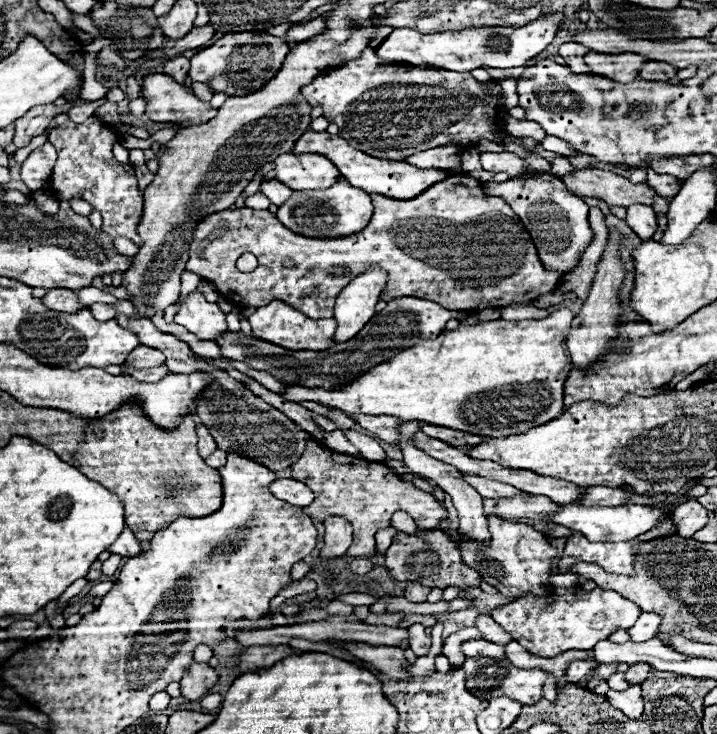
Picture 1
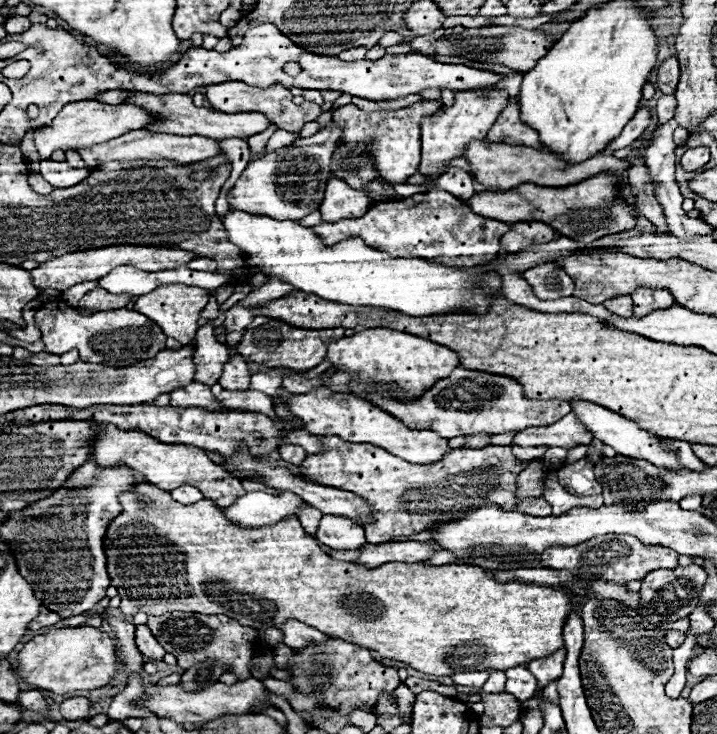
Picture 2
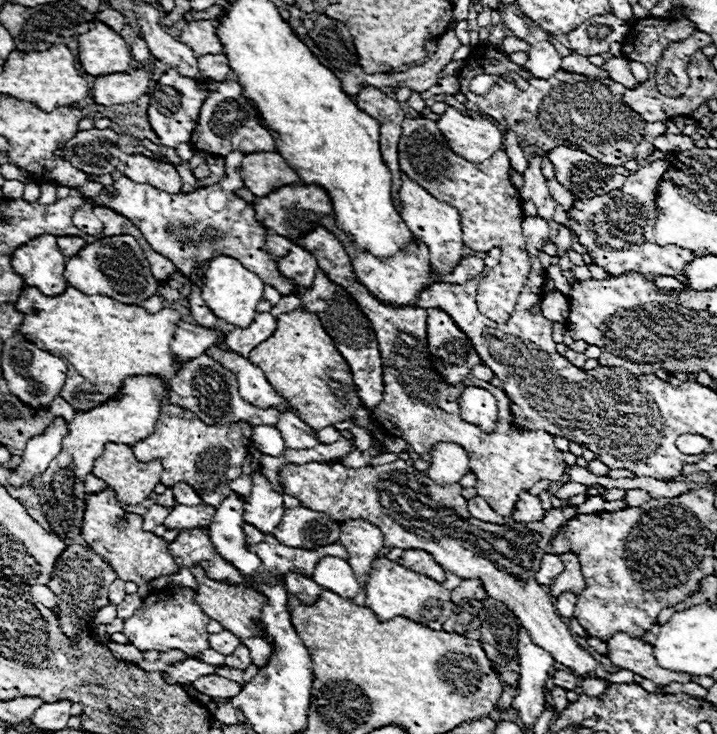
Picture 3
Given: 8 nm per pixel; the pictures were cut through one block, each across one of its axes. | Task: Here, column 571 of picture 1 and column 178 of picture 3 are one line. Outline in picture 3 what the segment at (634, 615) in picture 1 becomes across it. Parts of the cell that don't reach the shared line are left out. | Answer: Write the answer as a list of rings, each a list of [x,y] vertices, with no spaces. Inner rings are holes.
[[[166,588],[160,592],[152,592],[142,600],[142,606],[130,618],[124,620],[122,634],[128,638],[128,644],[136,646],[140,652],[182,650],[184,654],[196,658],[198,654],[210,648],[206,632],[208,622],[210,618],[194,602],[192,588]]]

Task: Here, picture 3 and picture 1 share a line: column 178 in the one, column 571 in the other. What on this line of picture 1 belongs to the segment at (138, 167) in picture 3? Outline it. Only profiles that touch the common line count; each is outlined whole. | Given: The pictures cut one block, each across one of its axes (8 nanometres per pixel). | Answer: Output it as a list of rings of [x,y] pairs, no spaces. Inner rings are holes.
[[[586,168],[576,170],[568,178],[562,178],[562,182],[568,186],[568,190],[576,192],[578,196],[600,198],[608,206],[620,208],[628,208],[632,204],[654,206],[656,192],[648,184],[632,184],[630,180],[616,176],[612,172]]]

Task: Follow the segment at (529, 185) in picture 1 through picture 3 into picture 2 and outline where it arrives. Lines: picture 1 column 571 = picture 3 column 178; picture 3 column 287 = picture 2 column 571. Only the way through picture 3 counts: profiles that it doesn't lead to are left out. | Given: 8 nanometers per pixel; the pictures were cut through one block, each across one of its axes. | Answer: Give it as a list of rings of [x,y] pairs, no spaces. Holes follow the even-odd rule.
[[[546,262],[526,270],[524,278],[534,288],[534,294],[538,294],[538,298],[544,300],[564,298],[574,292],[572,278],[556,262]]]

